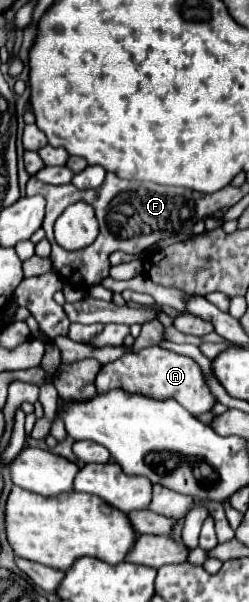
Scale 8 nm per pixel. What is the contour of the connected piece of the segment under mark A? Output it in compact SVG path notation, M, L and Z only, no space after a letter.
M159 346L143 348L137 354L123 354L119 360L105 364L101 372L97 374L95 384L97 384L99 394L121 388L135 394L147 394L151 398L173 398L193 416L211 412L213 406L217 404L217 398L213 398L209 384L205 380L205 374L197 362L193 358L163 350Z

